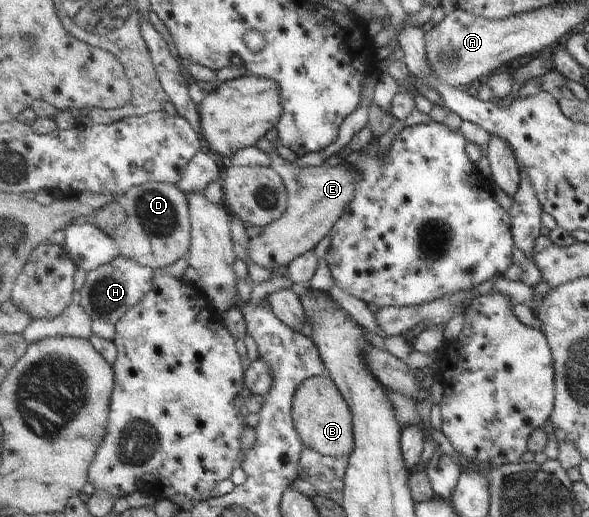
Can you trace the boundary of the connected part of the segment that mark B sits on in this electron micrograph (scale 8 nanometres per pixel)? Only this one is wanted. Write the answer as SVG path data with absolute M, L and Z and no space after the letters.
M329 375L306 379L292 403L295 429L303 443L325 456L349 457L355 449L354 419L350 404Z

